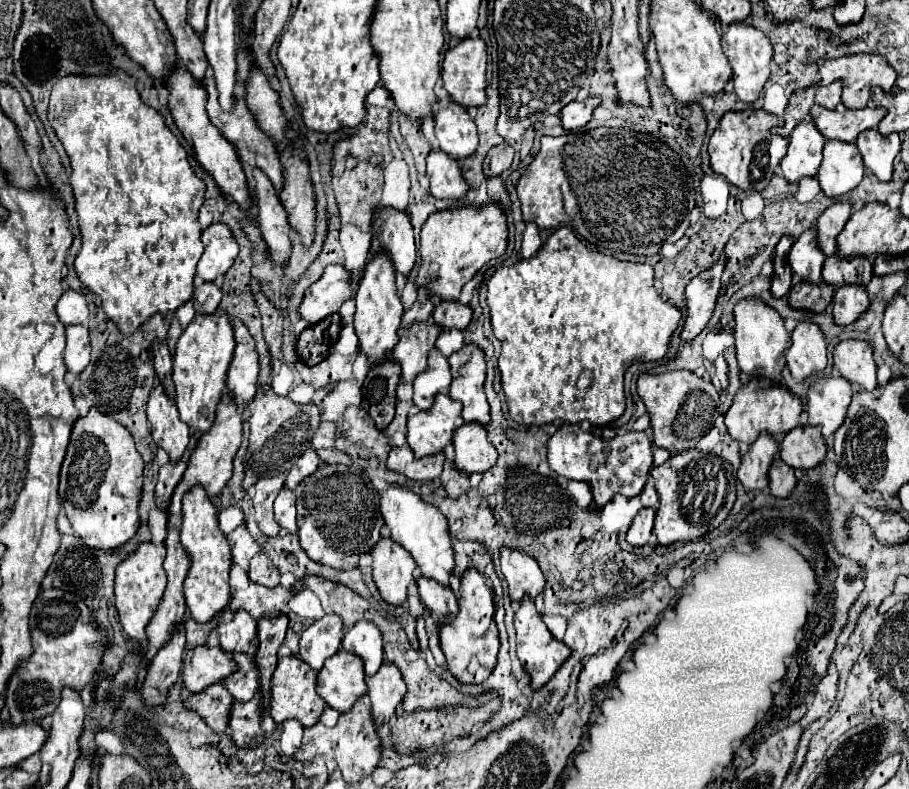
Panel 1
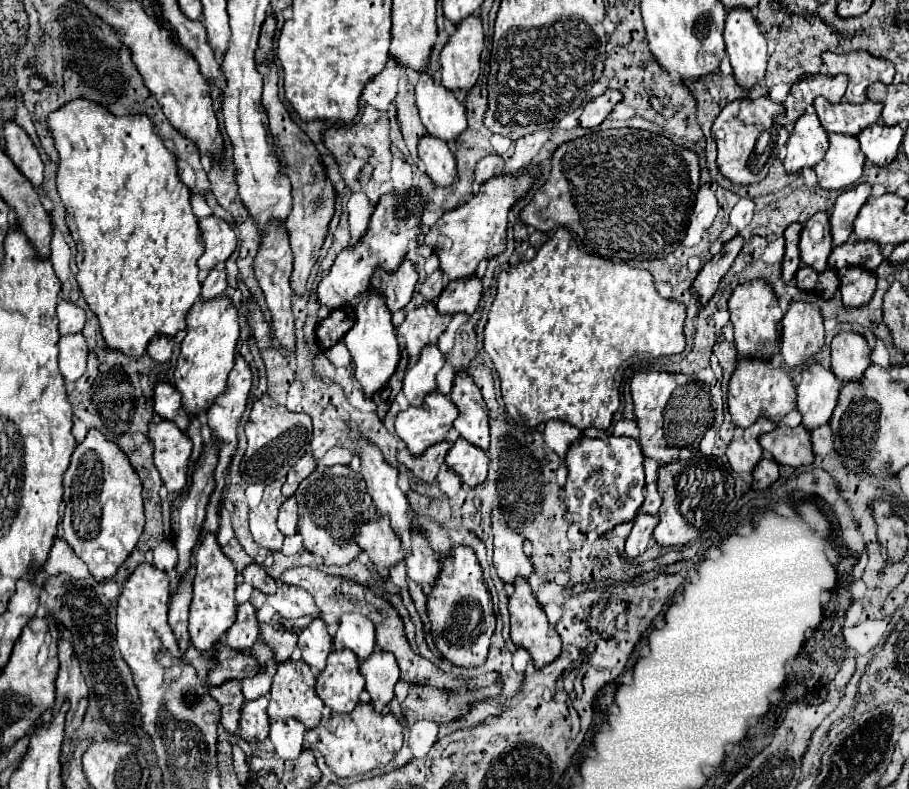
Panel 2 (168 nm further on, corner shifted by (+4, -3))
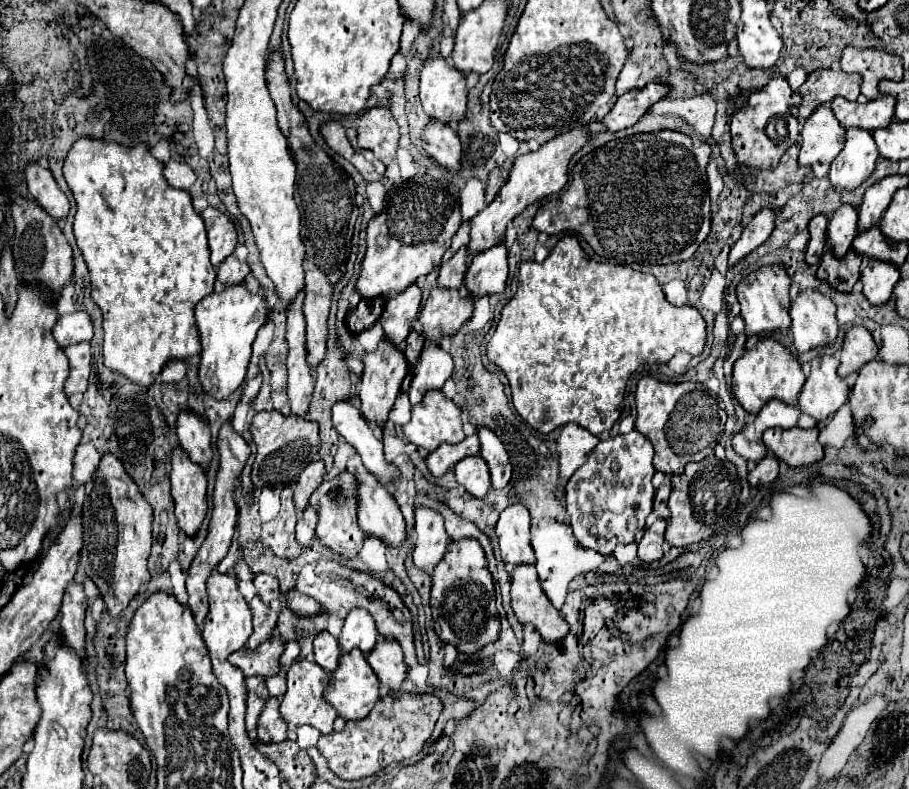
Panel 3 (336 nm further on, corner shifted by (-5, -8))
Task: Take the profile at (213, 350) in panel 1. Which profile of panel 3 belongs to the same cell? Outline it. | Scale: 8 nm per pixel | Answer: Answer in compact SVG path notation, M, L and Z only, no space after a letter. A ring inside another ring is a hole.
M231 254L229 258L223 260L223 264L217 270L217 280L225 288L221 288L219 292L211 292L195 306L195 320L197 320L197 330L203 348L199 380L203 390L215 396L217 400L227 398L243 384L247 364L251 358L251 344L257 336L257 330L267 322L267 302L263 290L251 294L247 290L247 284L243 282L249 272L251 272L249 264L237 260L237 256ZM227 284L235 284L235 286L227 286Z

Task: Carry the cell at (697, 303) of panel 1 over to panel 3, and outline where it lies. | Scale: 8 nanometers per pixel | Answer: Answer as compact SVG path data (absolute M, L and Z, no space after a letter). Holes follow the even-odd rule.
M765 208L765 210L759 210L751 218L751 222L743 228L743 234L737 240L737 244L731 248L729 266L745 258L749 252L753 252L757 246L761 246L771 236L775 228L775 216L777 216L777 208Z

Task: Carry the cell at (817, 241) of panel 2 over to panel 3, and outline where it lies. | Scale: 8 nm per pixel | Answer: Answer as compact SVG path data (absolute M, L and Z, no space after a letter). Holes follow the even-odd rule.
M843 204L831 216L827 228L827 240L829 248L835 250L835 254L847 254L847 250L851 248L851 242L857 236L857 220L859 220L859 210L851 204Z

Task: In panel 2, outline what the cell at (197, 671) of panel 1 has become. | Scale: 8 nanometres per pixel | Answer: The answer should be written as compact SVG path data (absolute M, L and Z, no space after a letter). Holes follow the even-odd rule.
M220 647L220 651L216 653L216 661L214 667L208 671L208 685L220 685L224 681L230 679L246 679L246 677L254 677L254 673L258 673L260 665L254 663L254 657L250 657L250 653L238 653L230 647Z

